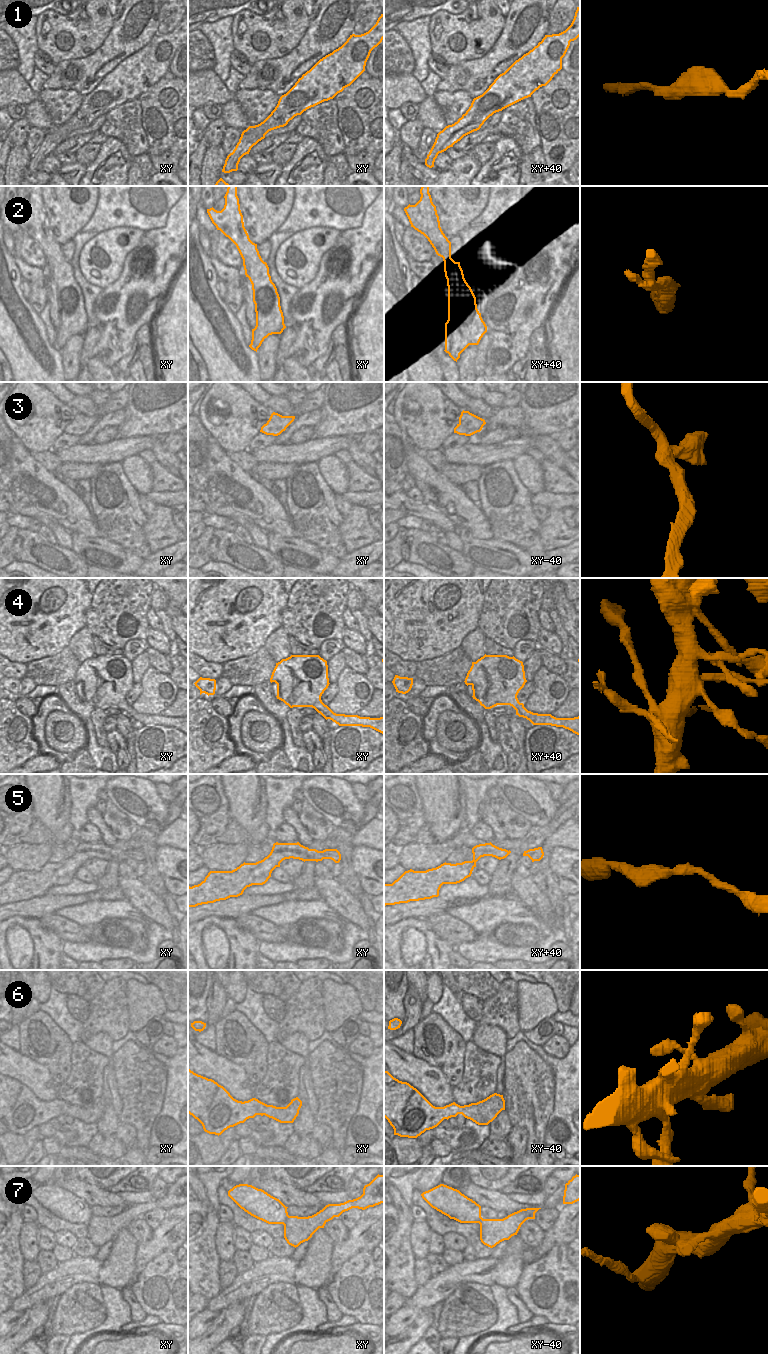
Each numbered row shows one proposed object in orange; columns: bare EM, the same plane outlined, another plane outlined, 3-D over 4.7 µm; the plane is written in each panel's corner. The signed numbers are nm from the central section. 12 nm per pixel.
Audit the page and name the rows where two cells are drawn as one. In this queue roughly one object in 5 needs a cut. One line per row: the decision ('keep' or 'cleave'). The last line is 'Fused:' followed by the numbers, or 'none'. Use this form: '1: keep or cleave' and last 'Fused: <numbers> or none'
1: keep
2: keep
3: keep
4: keep
5: keep
6: keep
7: keep
Fused: none

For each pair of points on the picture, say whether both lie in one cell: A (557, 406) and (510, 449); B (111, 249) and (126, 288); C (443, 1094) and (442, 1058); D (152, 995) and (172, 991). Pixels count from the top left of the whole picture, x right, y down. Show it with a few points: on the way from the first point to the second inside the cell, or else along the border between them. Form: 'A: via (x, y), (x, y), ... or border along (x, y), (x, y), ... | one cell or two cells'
A: border along (523, 435), (533, 436) | two cells
B: border along (130, 252), (125, 258), (120, 275), (103, 289) | two cells
C: border along (422, 1059), (436, 1066), (452, 1088) | two cells
D: border along (148, 982), (151, 982), (160, 991), (167, 1009) | two cells

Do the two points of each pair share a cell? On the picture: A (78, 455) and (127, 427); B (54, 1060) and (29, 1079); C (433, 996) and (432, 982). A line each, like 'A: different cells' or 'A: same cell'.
A: different cells
B: different cells
C: same cell

